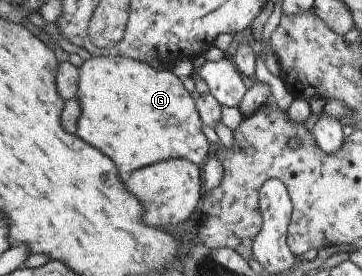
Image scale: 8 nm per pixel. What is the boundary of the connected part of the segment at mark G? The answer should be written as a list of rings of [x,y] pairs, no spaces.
[[[120,56],[89,57],[78,69],[75,99],[80,110],[75,136],[109,157],[119,171],[119,177],[130,177],[133,171],[170,158],[182,158],[195,166],[208,157],[209,143],[201,132],[201,121],[194,107],[194,95],[187,93],[182,79],[169,69],[155,71],[153,67]]]

